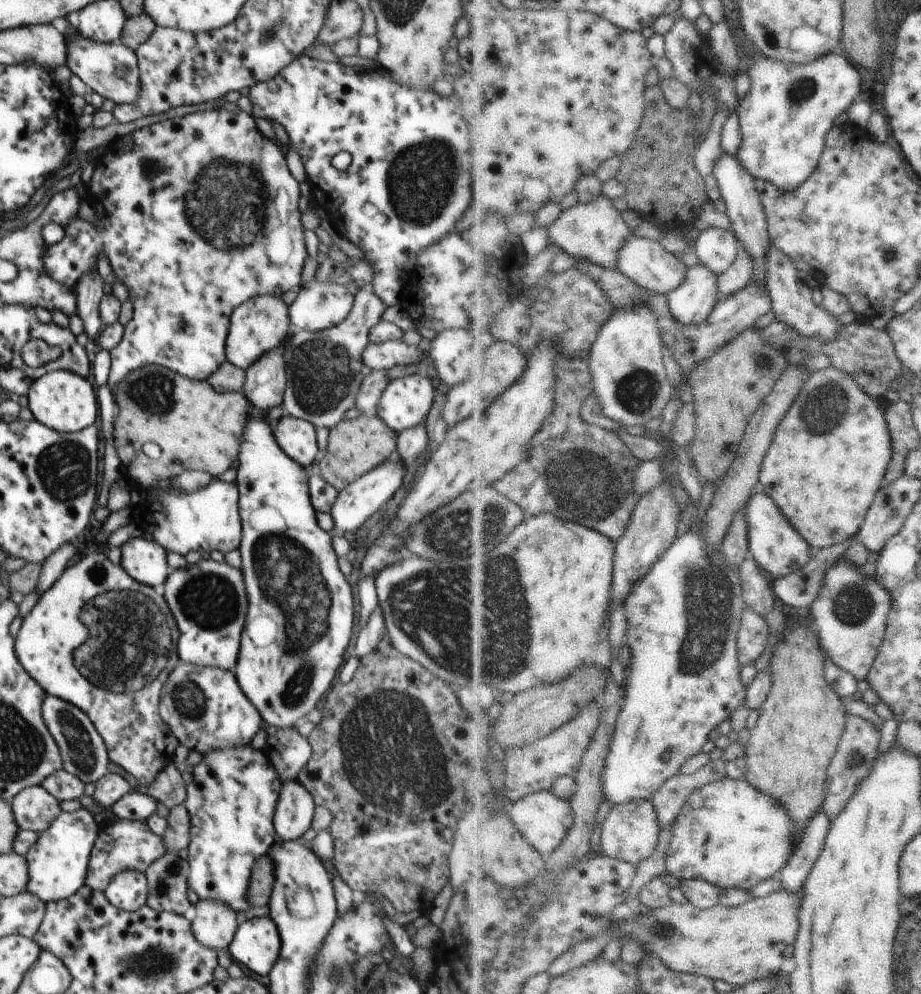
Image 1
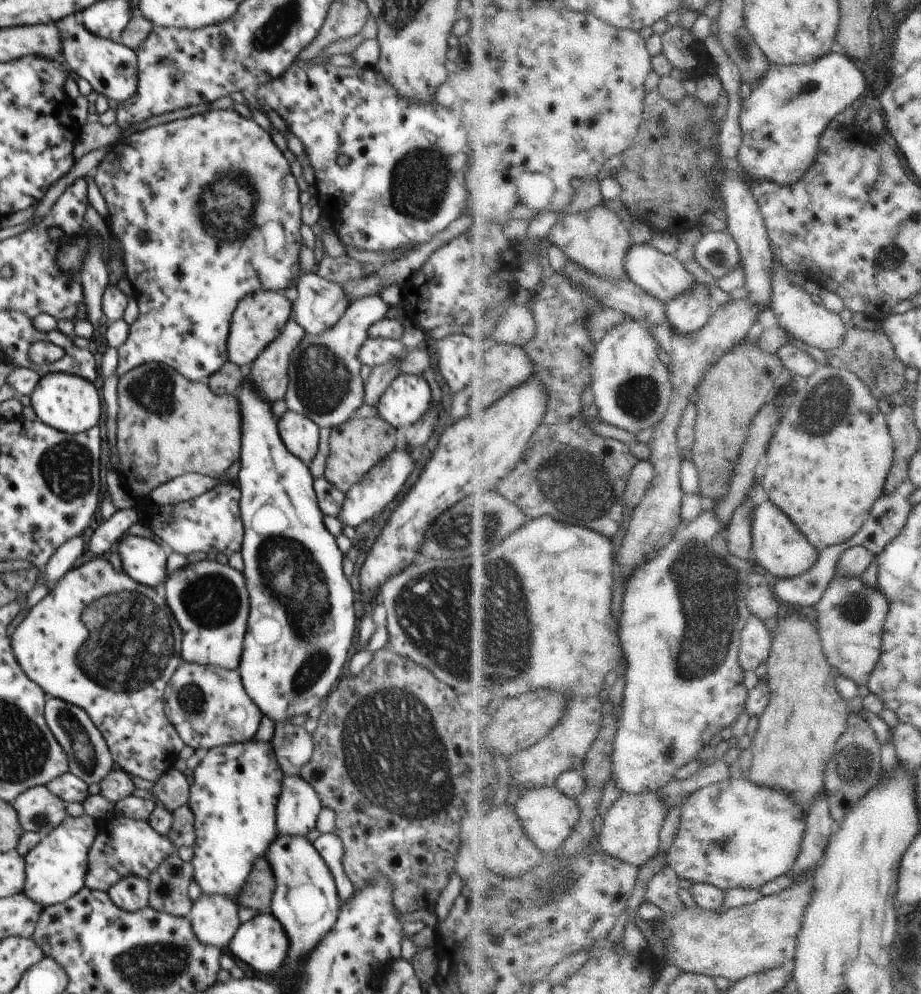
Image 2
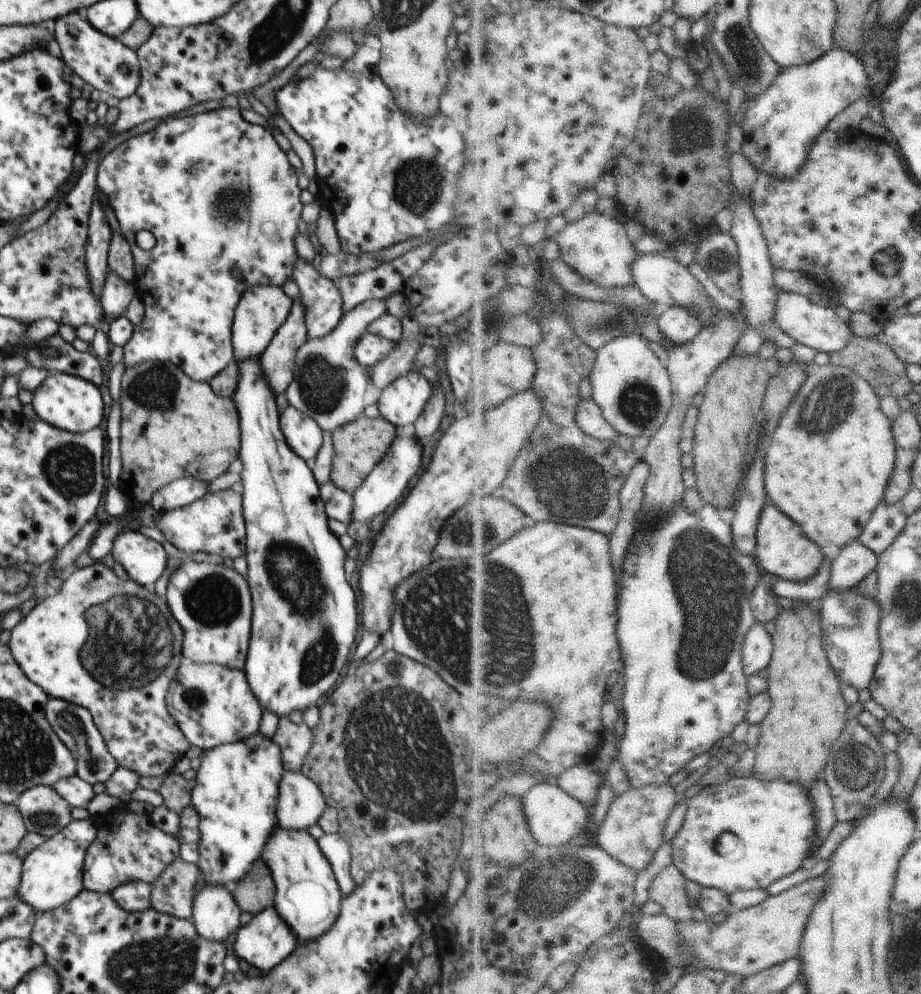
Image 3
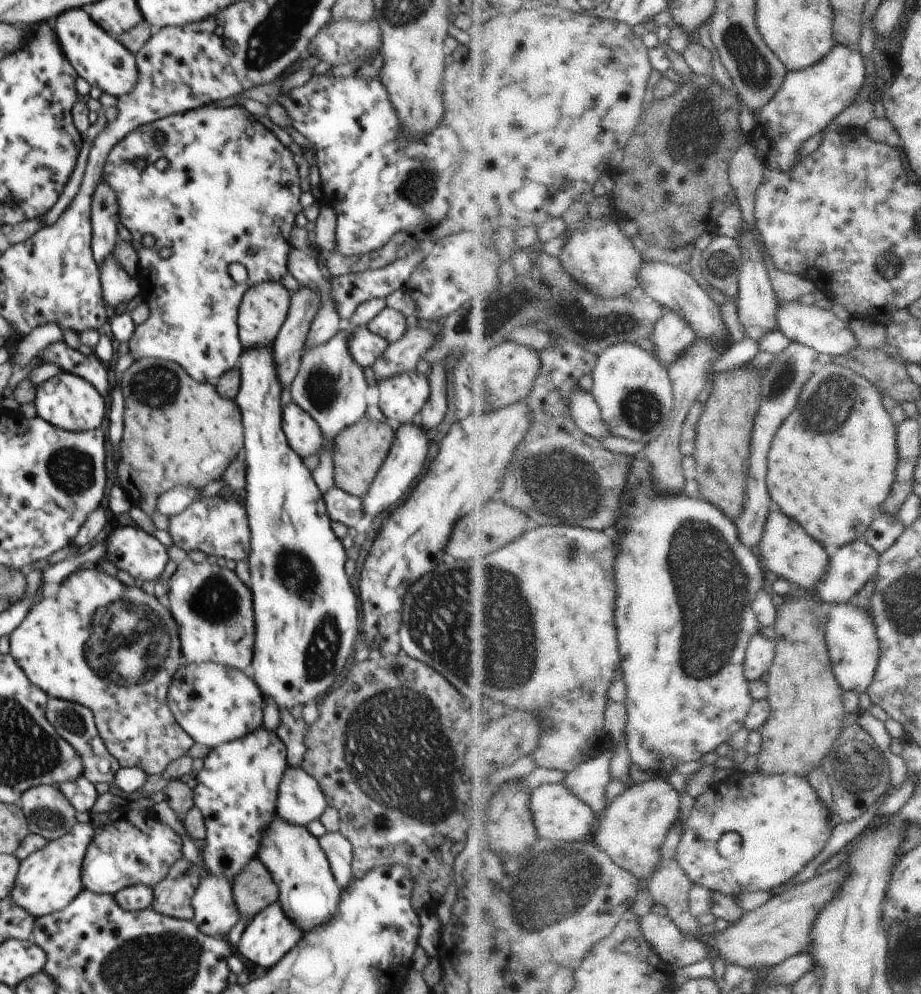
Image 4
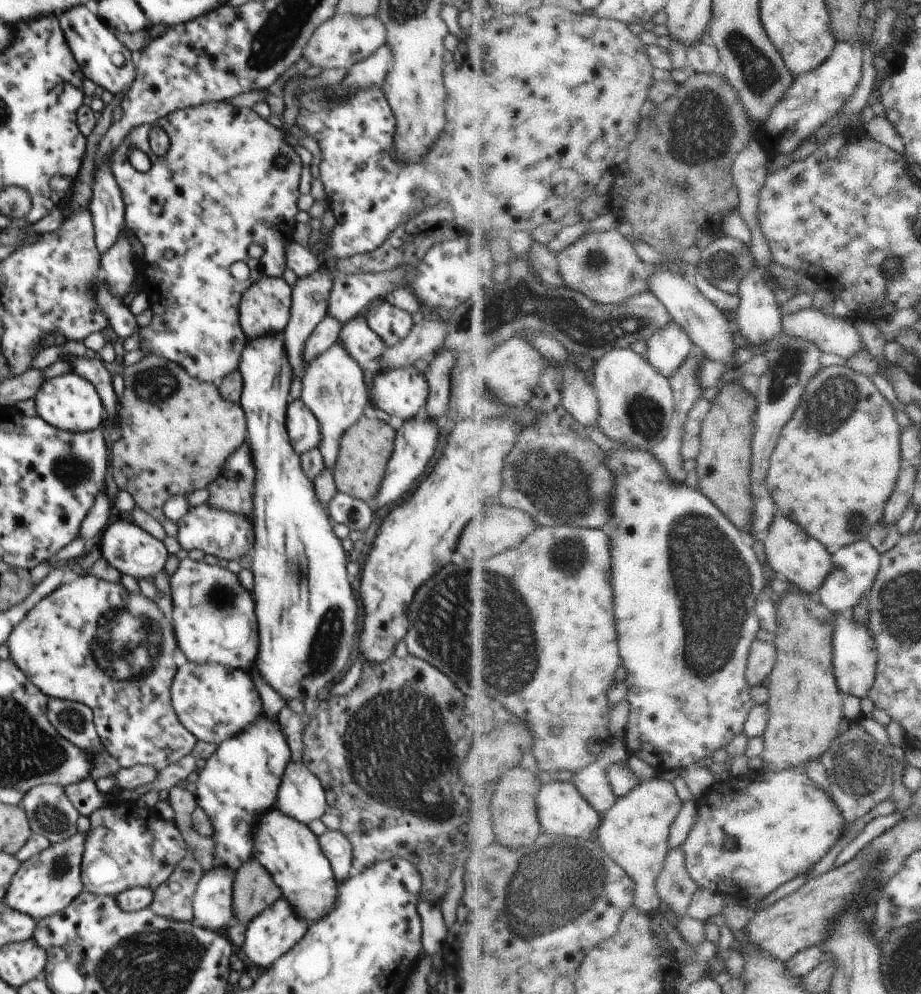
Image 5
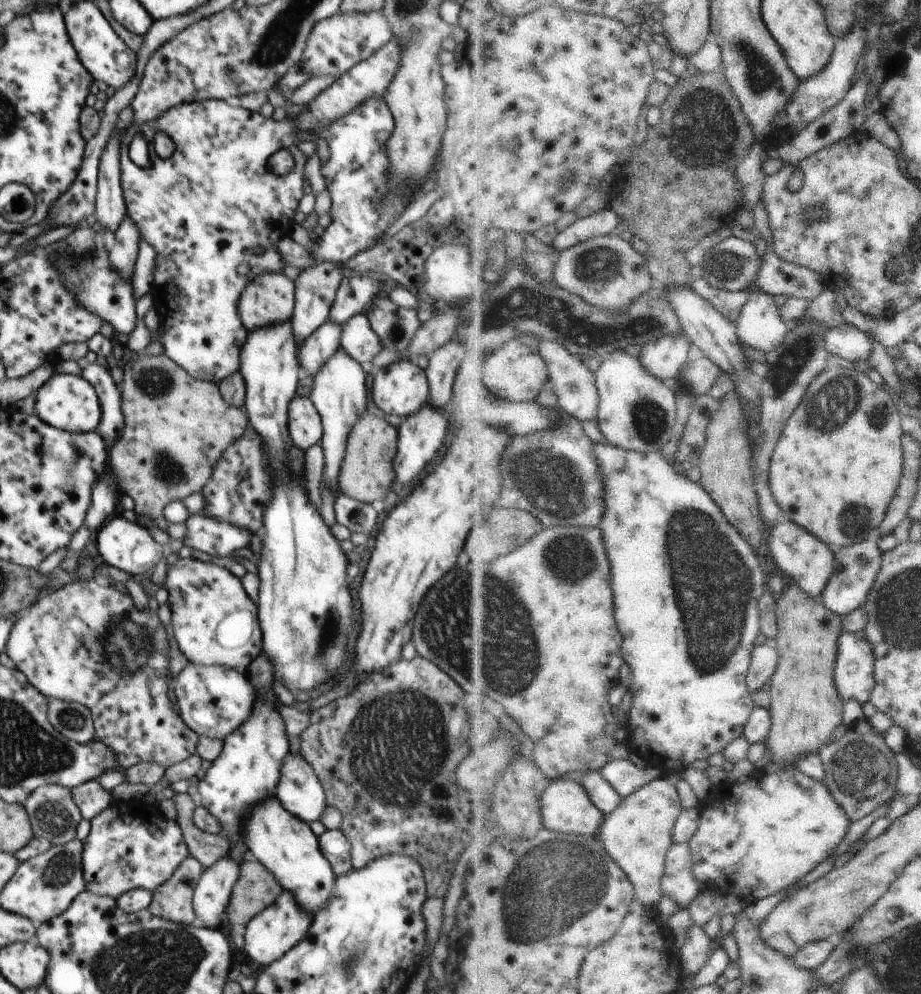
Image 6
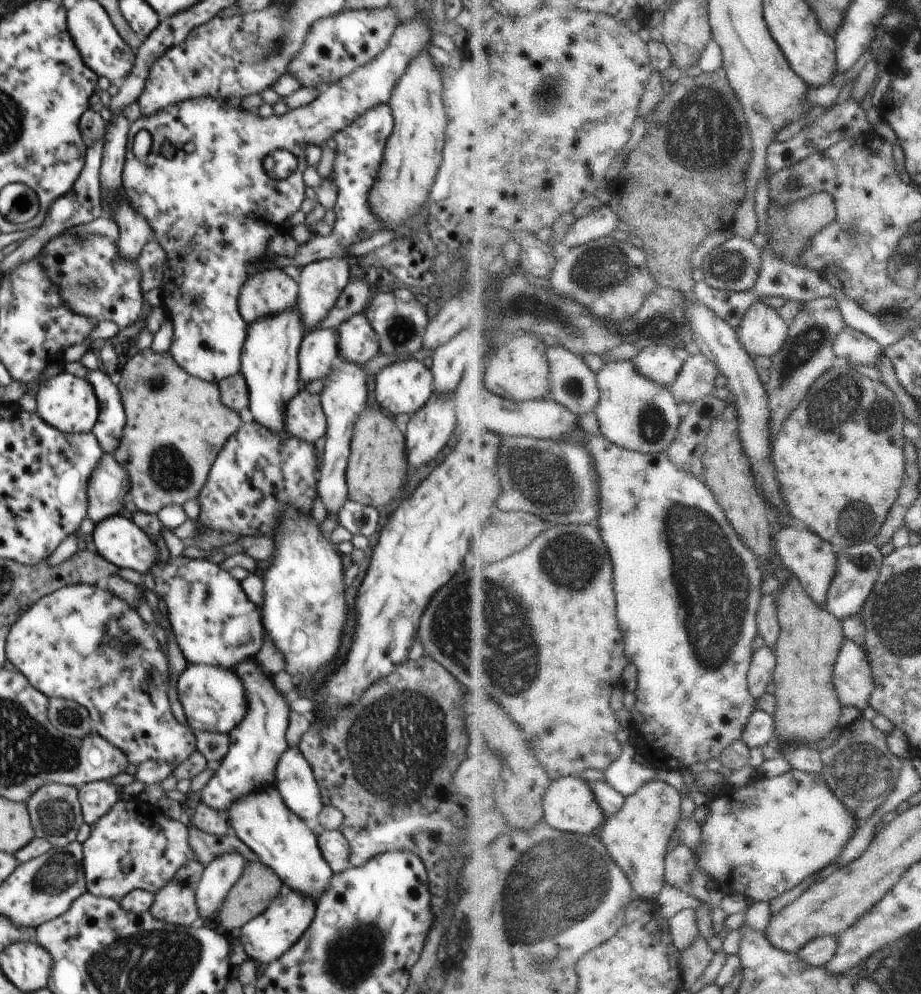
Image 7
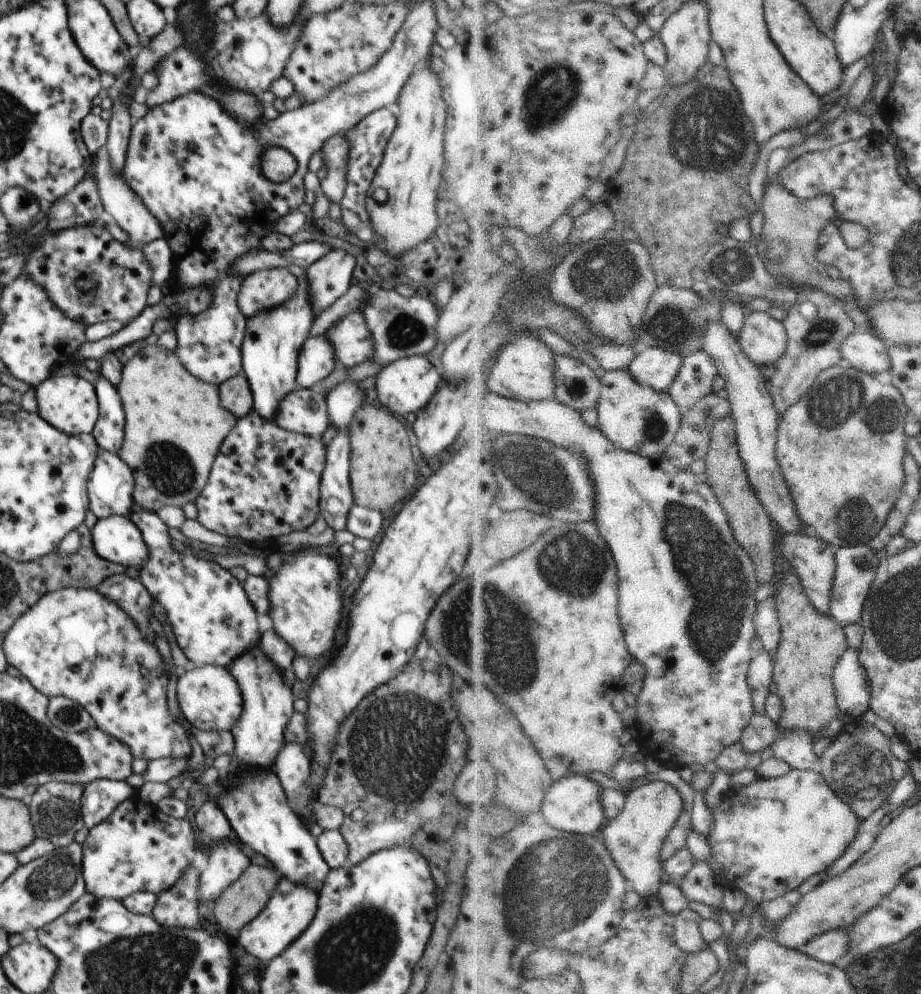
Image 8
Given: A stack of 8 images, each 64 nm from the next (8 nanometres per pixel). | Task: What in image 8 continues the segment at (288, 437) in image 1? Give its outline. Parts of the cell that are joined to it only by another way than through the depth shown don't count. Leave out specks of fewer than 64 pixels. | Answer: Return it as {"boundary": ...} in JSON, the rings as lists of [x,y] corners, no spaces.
{"boundary":[[[316,388],[289,392],[281,400],[274,422],[288,432],[321,437],[329,425],[325,397]]]}

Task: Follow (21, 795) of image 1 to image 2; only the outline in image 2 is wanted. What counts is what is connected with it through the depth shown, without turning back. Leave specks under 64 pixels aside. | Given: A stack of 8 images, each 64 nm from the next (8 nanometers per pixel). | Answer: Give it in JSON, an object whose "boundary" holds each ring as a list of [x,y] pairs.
{"boundary":[[[46,785],[29,788],[12,802],[17,810],[24,831],[34,831],[45,837],[67,816],[67,803],[58,795],[52,794]]]}

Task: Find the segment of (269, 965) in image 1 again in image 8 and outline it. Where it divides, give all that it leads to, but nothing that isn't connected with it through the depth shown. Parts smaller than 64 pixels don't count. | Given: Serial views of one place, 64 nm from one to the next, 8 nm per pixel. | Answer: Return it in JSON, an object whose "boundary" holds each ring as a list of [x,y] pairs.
{"boundary":[[[282,876],[277,882],[267,906],[264,907],[254,920],[245,924],[235,934],[240,946],[259,958],[261,962],[268,964],[279,954],[282,954],[307,928],[317,911],[318,892],[306,885],[293,883]]]}

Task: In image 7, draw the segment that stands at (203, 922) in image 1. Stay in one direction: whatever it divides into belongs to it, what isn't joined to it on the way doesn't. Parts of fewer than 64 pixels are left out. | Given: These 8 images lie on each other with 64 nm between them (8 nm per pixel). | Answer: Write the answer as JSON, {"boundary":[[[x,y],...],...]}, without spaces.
{"boundary":[[[225,852],[216,855],[205,867],[195,892],[199,916],[210,920],[214,912],[222,906],[228,891],[242,876],[248,864],[237,852]]]}

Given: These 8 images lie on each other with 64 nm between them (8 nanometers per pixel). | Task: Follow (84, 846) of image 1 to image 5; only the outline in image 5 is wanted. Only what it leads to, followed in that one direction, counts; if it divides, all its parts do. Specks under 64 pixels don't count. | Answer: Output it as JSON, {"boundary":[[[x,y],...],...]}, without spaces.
{"boundary":[[[76,832],[74,836],[51,843],[46,850],[20,864],[3,901],[34,921],[63,912],[83,891],[81,864],[88,834]]]}

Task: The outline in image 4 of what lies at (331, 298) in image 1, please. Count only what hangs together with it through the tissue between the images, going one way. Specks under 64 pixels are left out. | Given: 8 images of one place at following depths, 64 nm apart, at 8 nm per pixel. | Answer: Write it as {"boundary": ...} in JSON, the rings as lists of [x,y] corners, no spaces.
{"boundary":[[[293,248],[288,259],[287,271],[298,280],[298,284],[312,288],[320,294],[320,308],[310,324],[305,346],[314,348],[326,344],[344,324],[336,312],[336,302],[332,298],[332,282],[322,275],[317,261],[309,252]]]}

